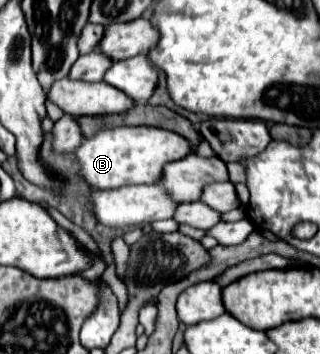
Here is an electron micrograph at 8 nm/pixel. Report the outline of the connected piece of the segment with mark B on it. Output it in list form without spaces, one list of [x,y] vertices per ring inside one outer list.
[[[113,127],[97,131],[93,137],[83,139],[75,151],[81,179],[95,189],[115,189],[123,185],[157,183],[161,169],[169,161],[177,161],[189,153],[189,141],[177,133],[149,127]]]

